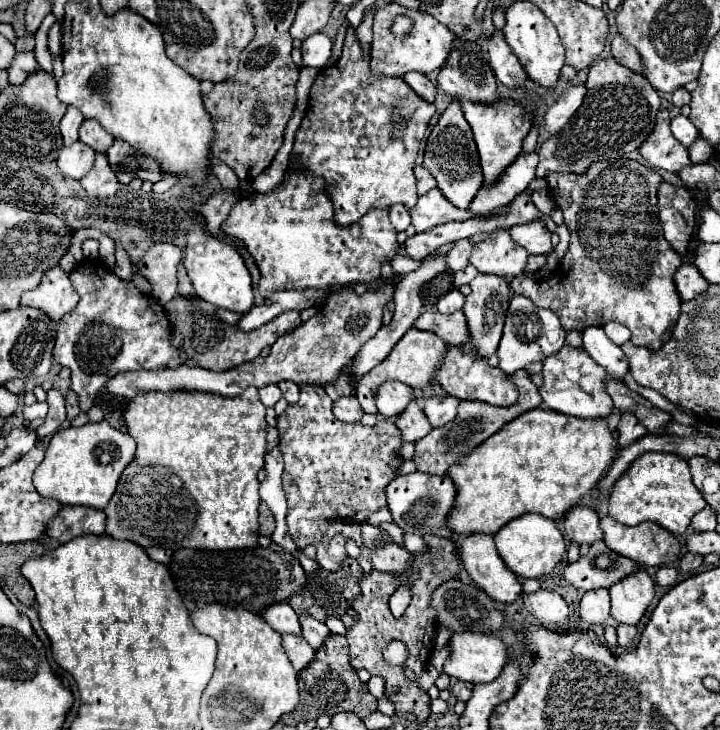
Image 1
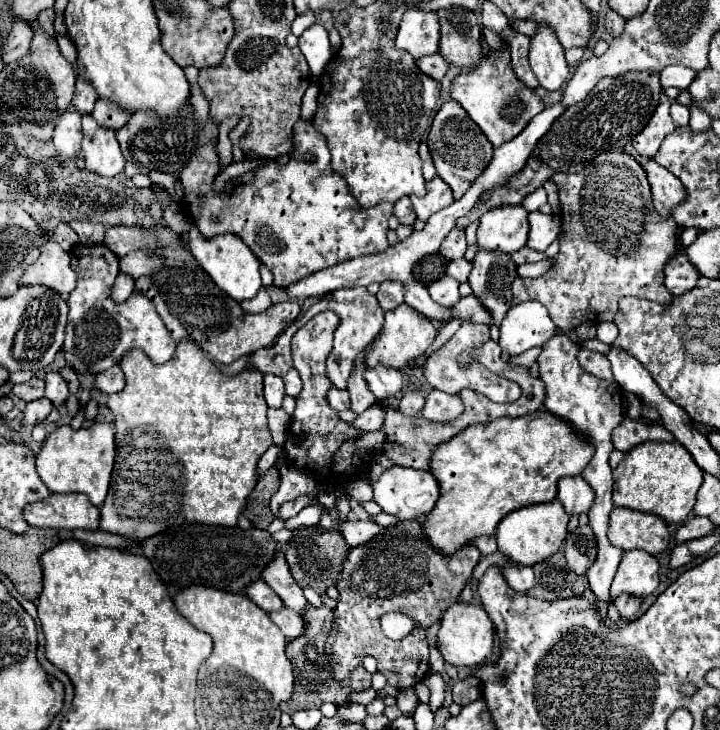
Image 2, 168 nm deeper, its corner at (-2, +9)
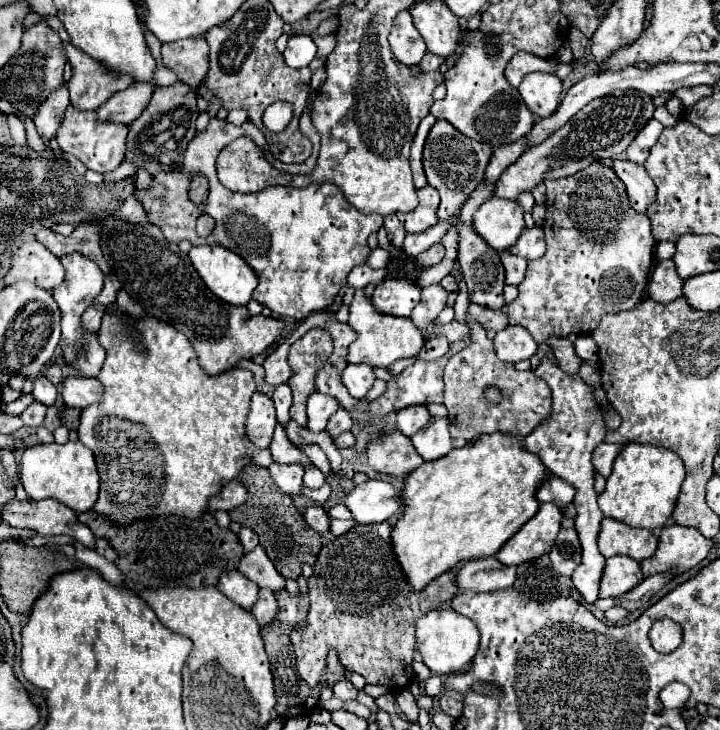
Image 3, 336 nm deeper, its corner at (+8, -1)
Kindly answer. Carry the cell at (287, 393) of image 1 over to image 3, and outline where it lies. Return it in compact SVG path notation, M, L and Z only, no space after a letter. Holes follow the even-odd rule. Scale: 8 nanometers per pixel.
M279 385L275 387L273 395L271 395L273 403L275 403L275 409L277 409L277 421L281 423L281 427L285 429L291 421L289 417L289 407L291 407L291 389L289 385Z

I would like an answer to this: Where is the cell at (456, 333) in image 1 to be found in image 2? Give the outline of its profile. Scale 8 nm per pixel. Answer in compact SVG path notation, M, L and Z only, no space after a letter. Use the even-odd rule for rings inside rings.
M475 295L461 297L461 301L455 307L451 307L451 315L453 315L453 319L461 319L461 321L475 321L475 323L485 323L485 325L491 323L489 313L477 301Z

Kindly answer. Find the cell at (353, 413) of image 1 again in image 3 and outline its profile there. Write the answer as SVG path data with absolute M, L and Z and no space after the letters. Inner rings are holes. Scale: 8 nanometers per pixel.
M313 393L307 401L307 417L309 417L309 423L307 427L315 433L323 431L329 417L339 409L341 405L337 403L337 399L329 397L329 395L321 395L321 393Z

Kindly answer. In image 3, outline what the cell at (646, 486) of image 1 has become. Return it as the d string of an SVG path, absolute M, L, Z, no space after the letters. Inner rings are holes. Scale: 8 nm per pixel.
M627 443L613 463L613 473L607 477L605 491L599 495L599 507L605 517L617 519L629 527L665 527L675 509L683 479L683 461L673 451L657 445Z

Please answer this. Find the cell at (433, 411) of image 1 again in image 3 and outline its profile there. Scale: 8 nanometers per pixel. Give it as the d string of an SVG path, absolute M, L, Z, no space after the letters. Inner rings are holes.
M433 417L427 427L423 427L417 435L411 437L415 451L423 457L423 461L435 461L447 455L453 445L449 437L449 419Z

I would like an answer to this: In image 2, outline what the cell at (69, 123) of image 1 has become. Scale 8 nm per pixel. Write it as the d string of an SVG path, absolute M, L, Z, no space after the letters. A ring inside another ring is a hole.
M77 79L77 87L75 87L75 97L73 97L73 105L75 109L79 109L79 113L91 113L93 105L97 101L97 95L95 95L95 89L83 81L83 79Z

